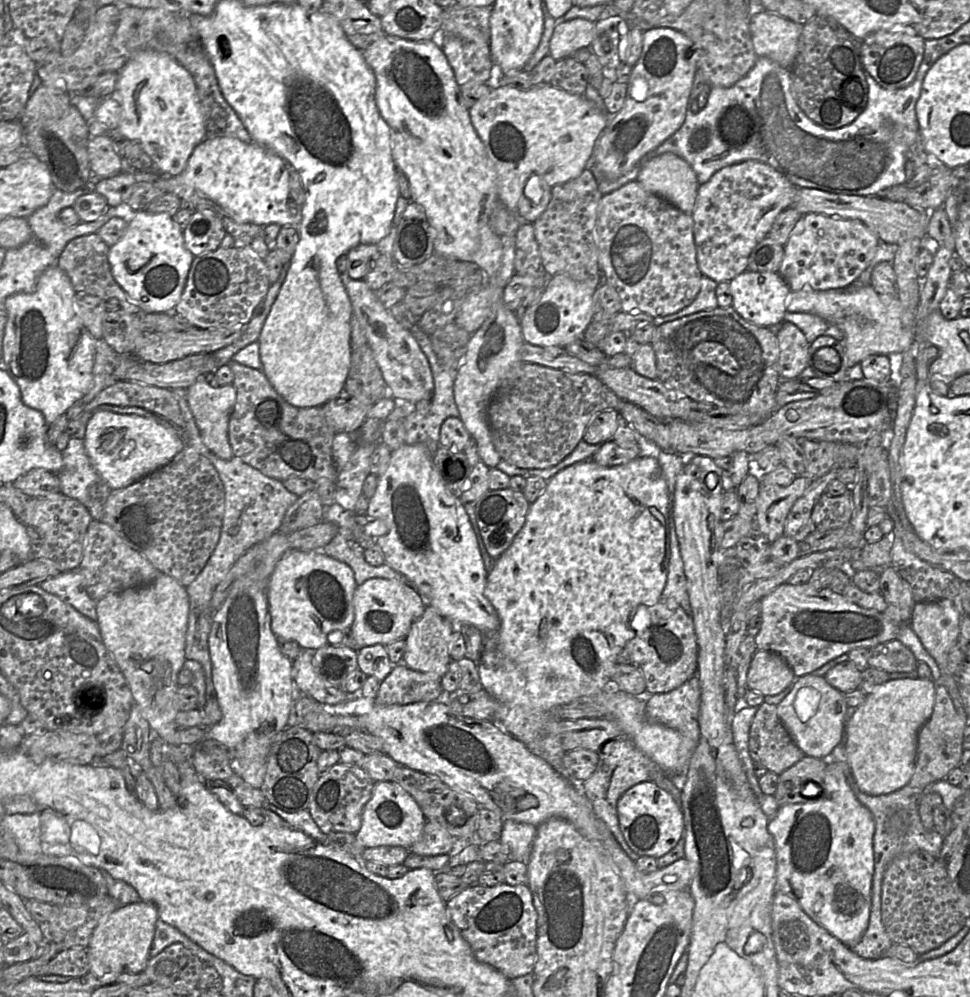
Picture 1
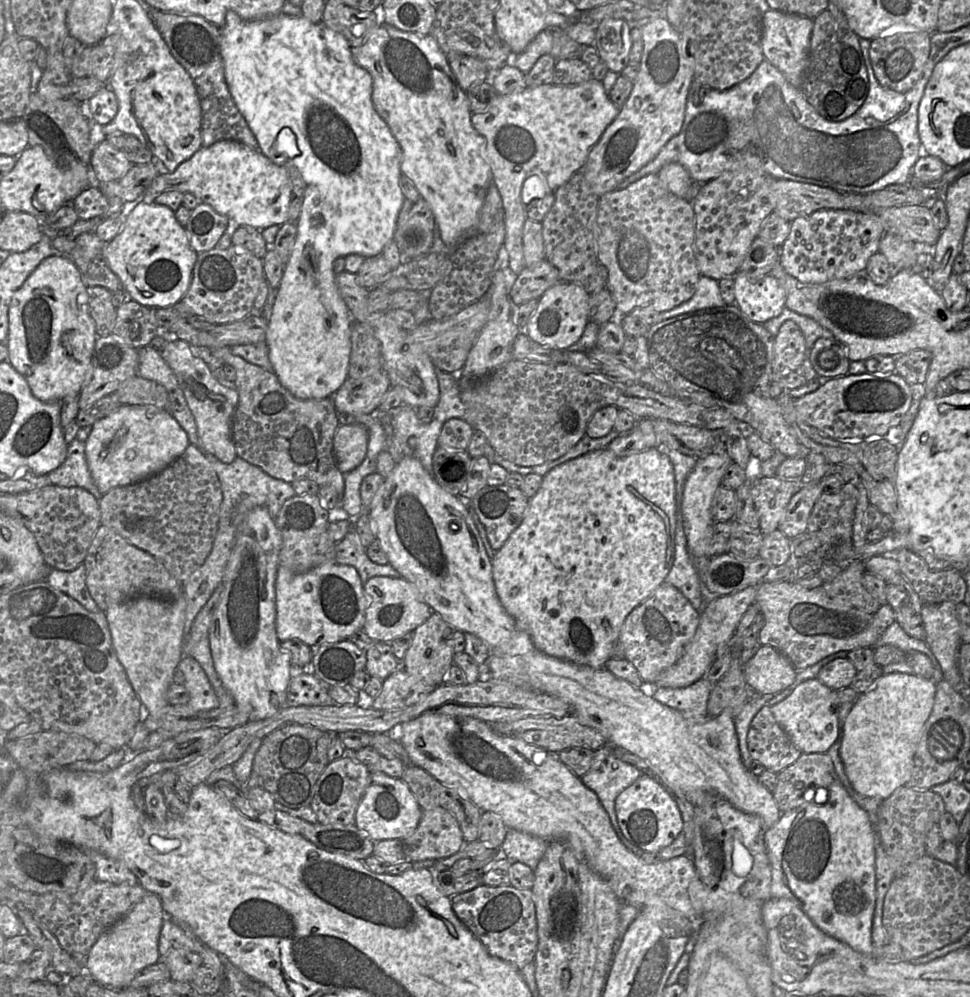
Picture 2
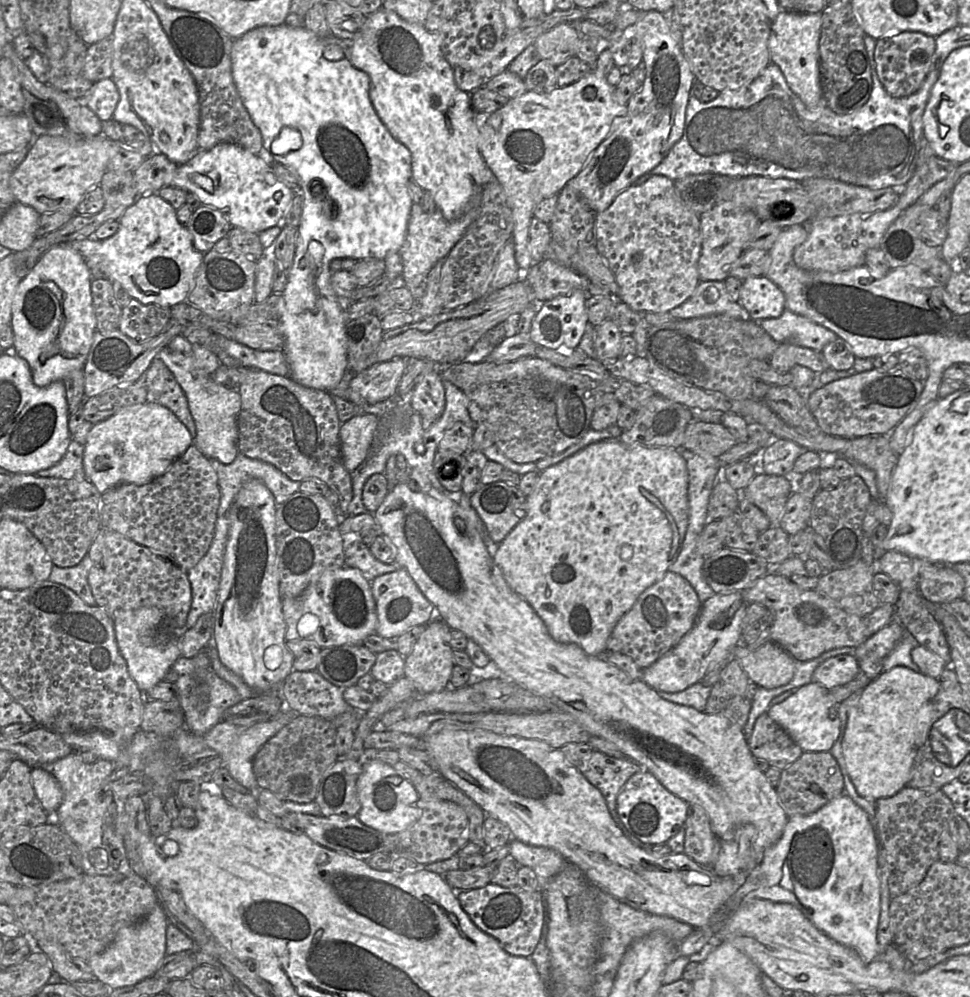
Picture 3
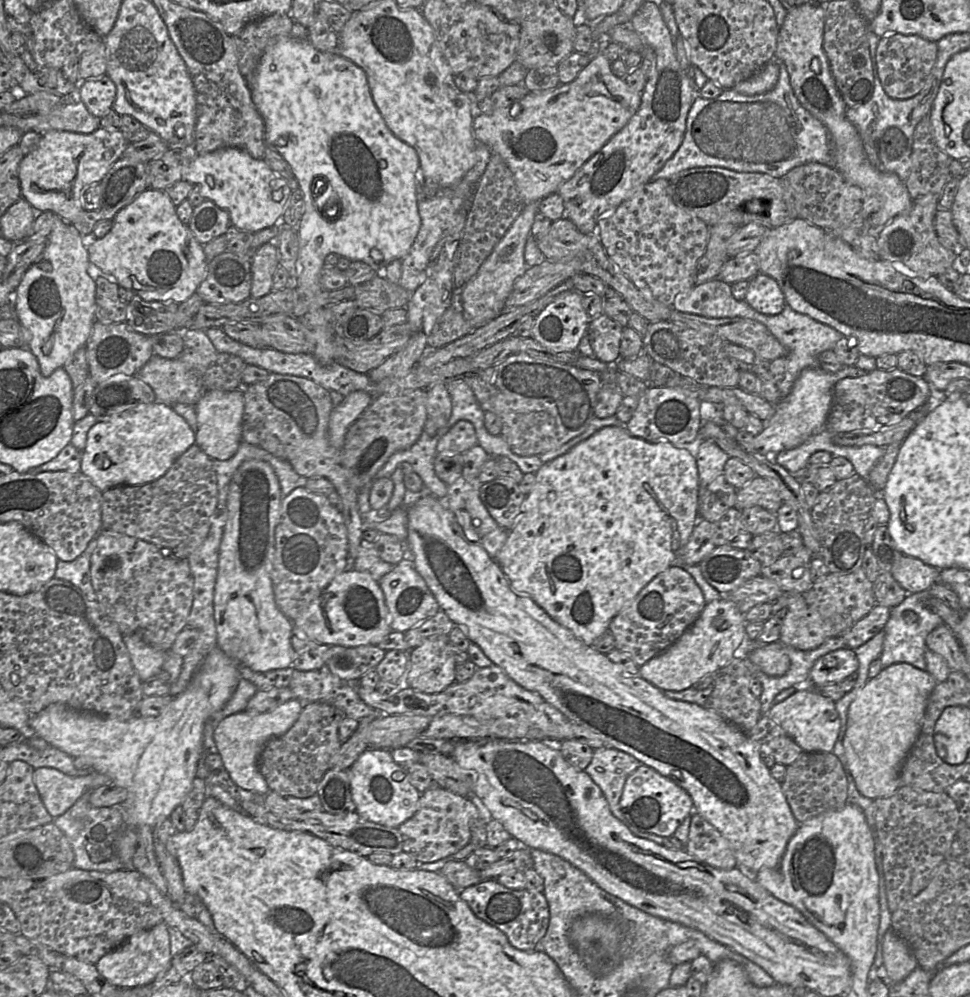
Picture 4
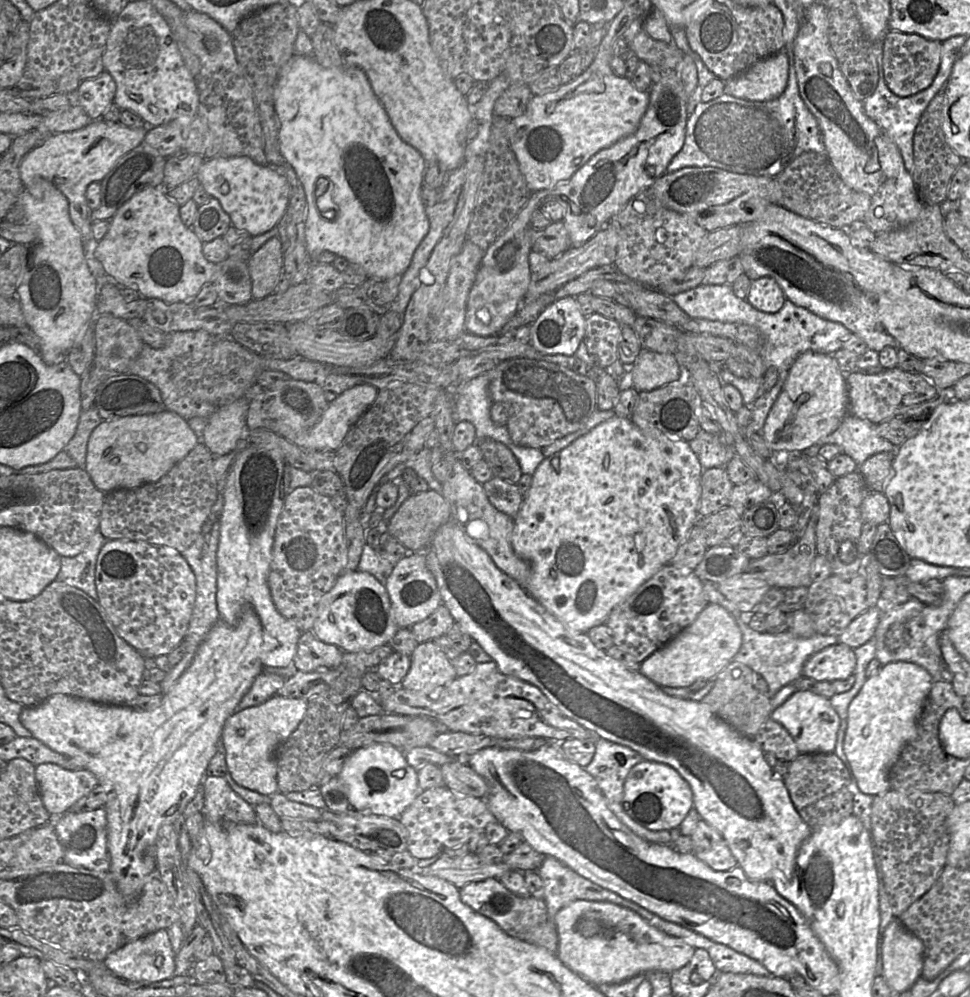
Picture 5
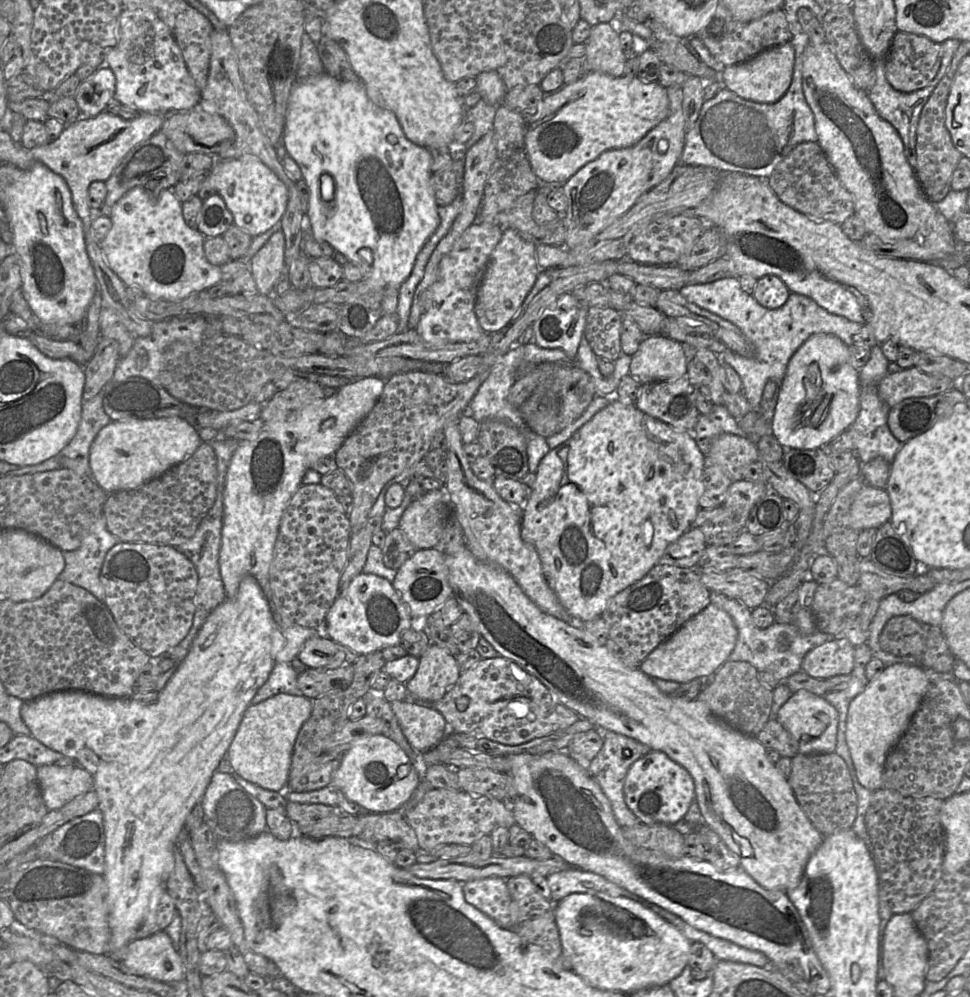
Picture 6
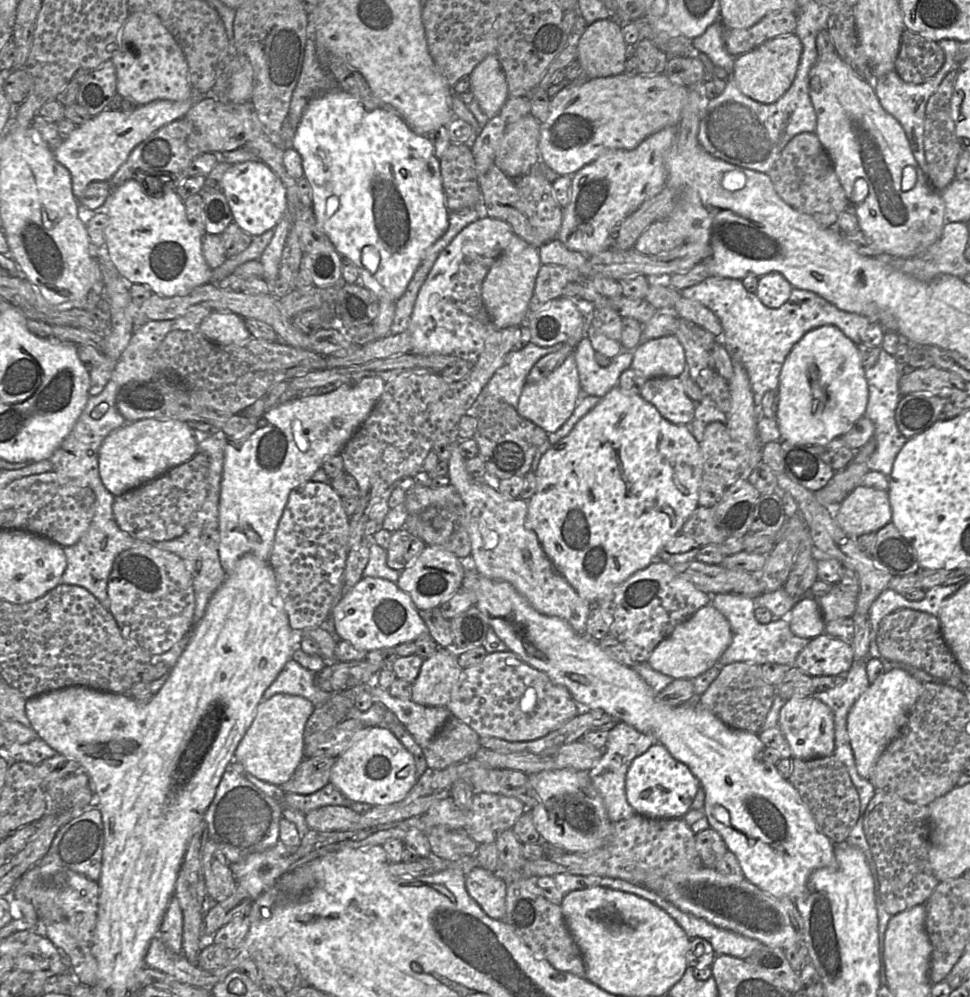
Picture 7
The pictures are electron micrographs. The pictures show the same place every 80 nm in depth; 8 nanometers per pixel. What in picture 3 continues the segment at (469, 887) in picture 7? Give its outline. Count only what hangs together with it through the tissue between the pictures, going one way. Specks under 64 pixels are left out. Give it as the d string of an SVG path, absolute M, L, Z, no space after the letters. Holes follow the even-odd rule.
M488 883L482 888L460 892L457 899L473 924L493 937L507 954L523 958L532 956L546 925L543 891L525 890L518 886L502 887Z

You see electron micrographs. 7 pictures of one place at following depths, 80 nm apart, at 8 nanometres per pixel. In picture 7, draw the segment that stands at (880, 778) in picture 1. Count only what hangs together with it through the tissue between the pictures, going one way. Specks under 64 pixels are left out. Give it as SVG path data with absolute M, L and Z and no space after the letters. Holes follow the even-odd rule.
M892 669L879 676L856 700L847 716L847 732L858 774L869 779L879 756L894 740L922 693L923 684L903 669Z

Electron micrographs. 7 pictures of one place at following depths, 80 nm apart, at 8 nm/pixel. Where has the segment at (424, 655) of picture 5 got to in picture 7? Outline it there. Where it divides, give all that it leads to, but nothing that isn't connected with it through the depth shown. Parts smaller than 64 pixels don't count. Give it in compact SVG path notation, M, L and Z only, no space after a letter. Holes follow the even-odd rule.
M438 648L432 656L423 660L412 683L410 700L423 706L446 707L462 670L454 652Z

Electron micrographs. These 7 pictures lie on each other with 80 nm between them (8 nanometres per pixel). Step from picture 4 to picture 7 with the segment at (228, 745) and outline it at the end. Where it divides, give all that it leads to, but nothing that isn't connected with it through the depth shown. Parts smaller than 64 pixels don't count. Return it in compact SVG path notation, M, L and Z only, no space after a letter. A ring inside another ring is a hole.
M276 694L263 700L235 750L234 759L254 777L274 785L284 784L305 758L304 729L314 708L309 700L300 696Z

